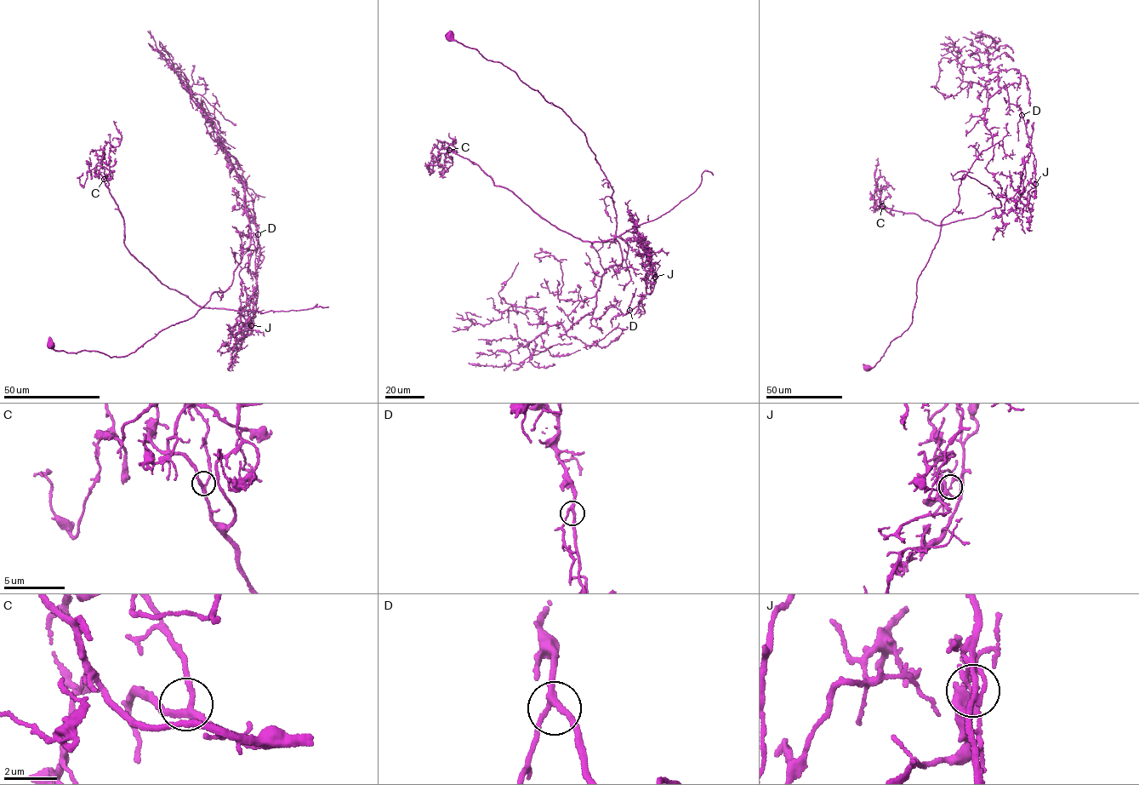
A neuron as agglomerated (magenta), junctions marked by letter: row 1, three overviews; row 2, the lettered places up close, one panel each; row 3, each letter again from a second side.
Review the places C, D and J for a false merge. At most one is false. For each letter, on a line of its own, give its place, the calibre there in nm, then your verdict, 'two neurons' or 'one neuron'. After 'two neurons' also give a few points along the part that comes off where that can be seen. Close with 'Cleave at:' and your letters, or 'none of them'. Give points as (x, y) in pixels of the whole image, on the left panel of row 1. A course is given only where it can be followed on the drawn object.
C: (104, 179) | 240 nm | one neuron
D: (258, 234) | 220 nm | one neuron
J: (251, 325) | 190 nm | two neurons | (251, 325), (243, 333), (239, 312), (200, 306), (162, 283), (128, 249), (101, 166), (83, 187), (82, 173)
Cleave at: J

